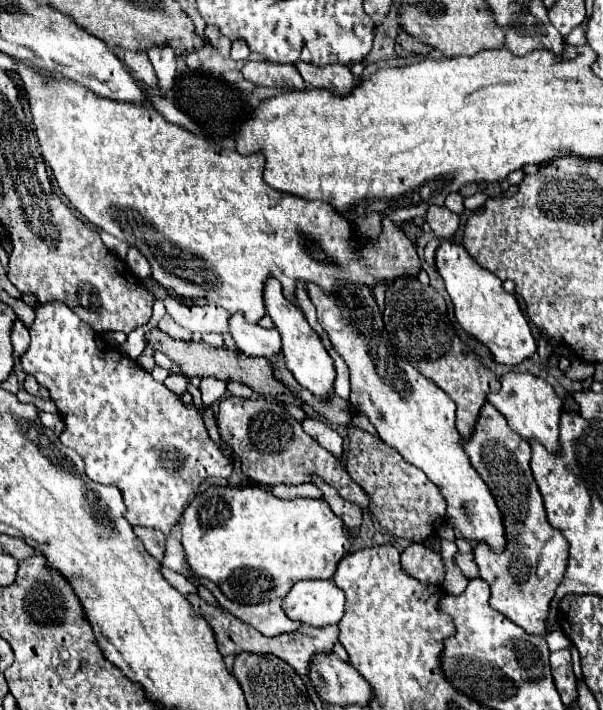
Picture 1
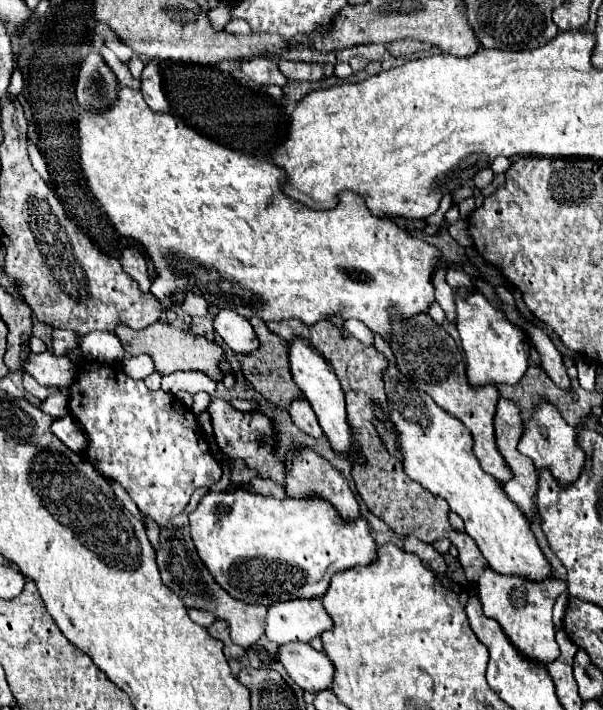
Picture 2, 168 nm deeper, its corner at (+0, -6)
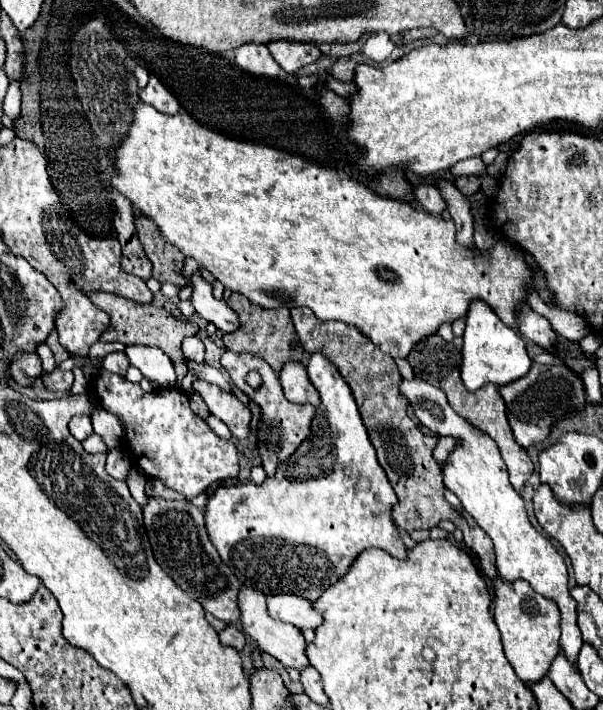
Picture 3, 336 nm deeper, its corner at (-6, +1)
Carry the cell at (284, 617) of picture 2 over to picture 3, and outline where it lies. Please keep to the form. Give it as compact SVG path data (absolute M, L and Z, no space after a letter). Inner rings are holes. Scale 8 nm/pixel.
M299 595L267 597L267 609L273 619L293 623L301 631L317 629L323 623L323 615L319 611L315 611L313 603Z

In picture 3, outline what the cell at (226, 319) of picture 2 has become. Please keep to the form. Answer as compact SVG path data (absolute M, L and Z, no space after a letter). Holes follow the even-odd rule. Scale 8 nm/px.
M193 273L191 285L193 285L191 303L193 303L195 311L203 319L207 319L209 323L217 325L217 329L221 333L233 333L233 331L239 329L239 315L223 299L215 299L213 297L211 283L201 279L199 273Z

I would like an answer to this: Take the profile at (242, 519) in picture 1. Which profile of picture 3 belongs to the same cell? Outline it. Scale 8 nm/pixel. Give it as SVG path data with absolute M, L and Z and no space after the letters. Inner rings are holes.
M321 353L309 355L305 367L309 381L321 397L321 405L315 411L311 425L311 437L291 459L281 463L275 477L267 479L263 485L241 483L219 487L207 501L205 527L219 557L243 587L251 587L263 595L293 593L315 601L327 587L347 573L353 557L363 549L383 549L397 559L403 559L407 549L391 519L391 507L397 501L395 491L377 461L349 385L343 381L339 369Z

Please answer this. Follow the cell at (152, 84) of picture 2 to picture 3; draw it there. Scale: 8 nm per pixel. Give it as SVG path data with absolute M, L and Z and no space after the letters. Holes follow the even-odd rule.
M155 75L149 79L149 85L141 91L141 99L151 103L155 109L159 109L163 113L177 113L179 111L177 99L167 91L167 87Z

